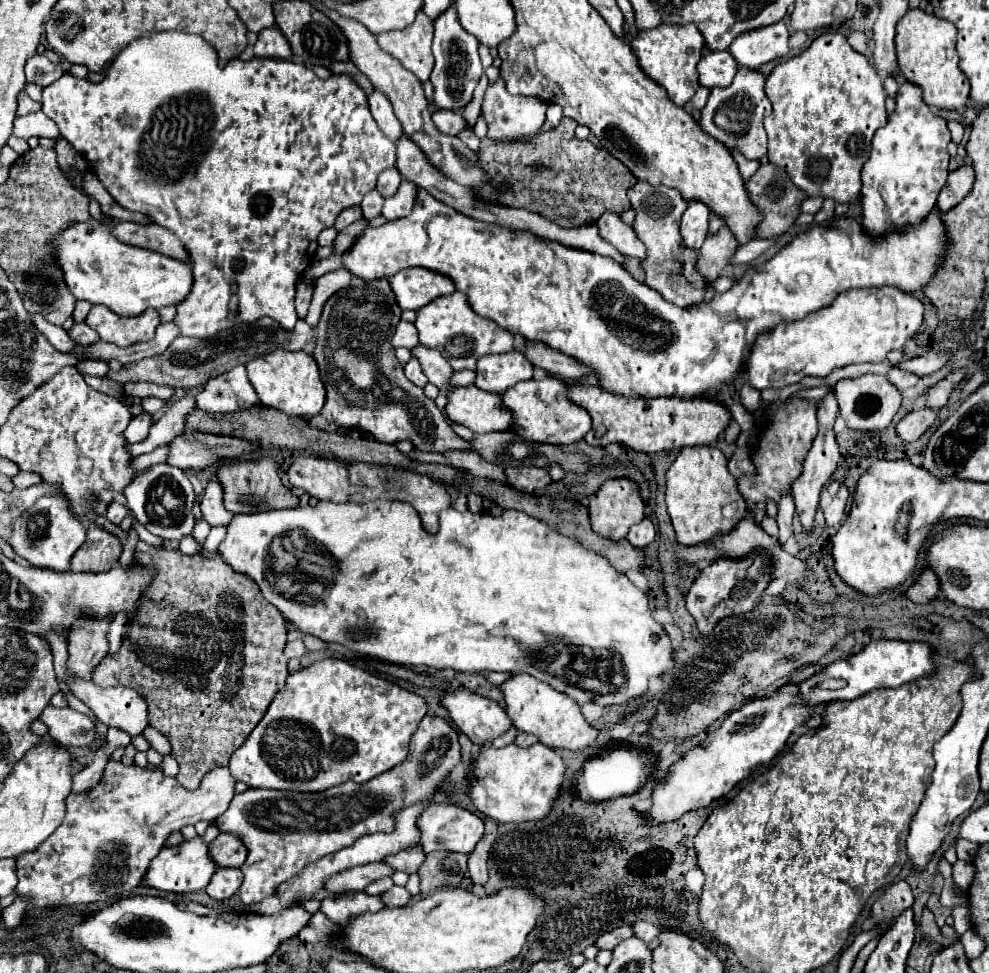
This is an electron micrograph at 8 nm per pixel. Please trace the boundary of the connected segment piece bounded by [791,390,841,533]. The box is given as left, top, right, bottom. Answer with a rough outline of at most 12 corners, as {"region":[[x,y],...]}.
{"region":[[837,400],[821,401],[819,435],[791,485],[801,531],[813,529],[819,493],[835,473]]}

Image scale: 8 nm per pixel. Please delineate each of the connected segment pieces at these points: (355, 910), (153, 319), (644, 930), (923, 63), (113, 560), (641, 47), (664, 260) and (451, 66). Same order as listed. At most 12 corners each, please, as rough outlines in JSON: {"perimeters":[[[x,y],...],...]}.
{"perimeters":[[[363,891],[331,895],[321,911],[335,923],[349,917],[381,911],[381,897]],[[93,305],[85,323],[103,341],[129,347],[153,339],[159,313],[119,317]],[[649,921],[633,925],[637,937],[643,937],[647,945],[655,945],[659,929]],[[921,9],[897,23],[901,75],[933,109],[965,111],[957,27]],[[99,525],[71,559],[71,571],[109,571],[121,539]],[[693,23],[641,31],[641,71],[683,107],[705,41]],[[669,187],[629,189],[635,233],[649,249],[645,283],[673,305],[703,301],[707,281],[685,265],[679,221]],[[453,5],[435,21],[433,105],[461,111],[483,73]]]}

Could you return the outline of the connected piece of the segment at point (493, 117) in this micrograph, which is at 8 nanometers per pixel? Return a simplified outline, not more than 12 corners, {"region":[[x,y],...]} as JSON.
{"region":[[505,81],[483,101],[487,137],[533,137],[545,121],[545,101],[511,95]]}

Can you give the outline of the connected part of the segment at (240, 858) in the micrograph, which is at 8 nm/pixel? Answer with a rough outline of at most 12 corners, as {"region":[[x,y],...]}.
{"region":[[219,833],[209,845],[217,867],[241,867],[247,849],[237,837]]}

